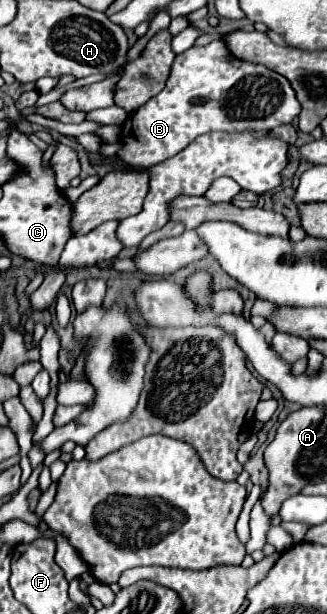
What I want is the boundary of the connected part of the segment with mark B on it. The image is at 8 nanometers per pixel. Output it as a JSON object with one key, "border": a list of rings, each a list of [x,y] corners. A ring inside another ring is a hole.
{"border":[[[215,40],[203,48],[189,48],[183,54],[175,56],[173,70],[165,88],[157,96],[153,96],[147,104],[143,104],[137,112],[129,114],[127,122],[123,124],[121,140],[125,146],[121,152],[117,152],[117,156],[129,166],[147,168],[161,160],[167,160],[169,156],[175,156],[201,134],[245,132],[245,130],[267,132],[277,126],[291,124],[295,116],[299,116],[299,102],[285,76],[273,72],[263,64],[235,58],[223,40]]]}

